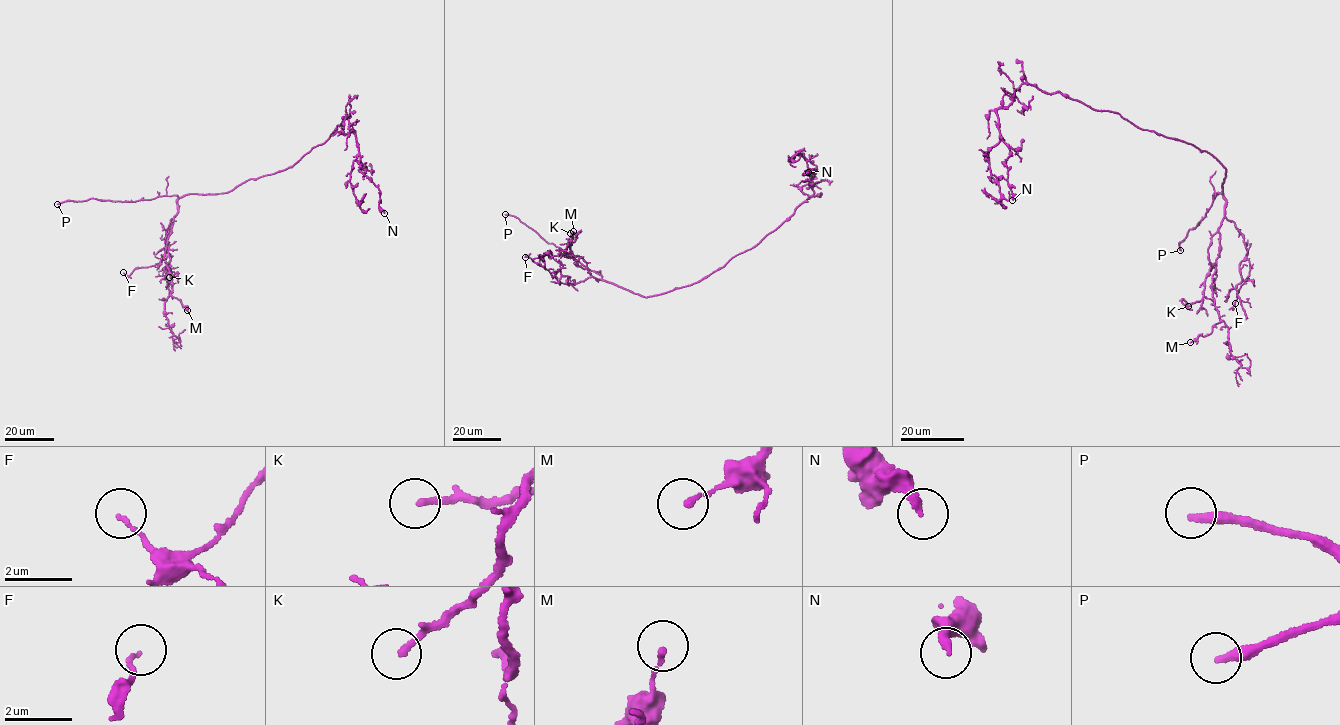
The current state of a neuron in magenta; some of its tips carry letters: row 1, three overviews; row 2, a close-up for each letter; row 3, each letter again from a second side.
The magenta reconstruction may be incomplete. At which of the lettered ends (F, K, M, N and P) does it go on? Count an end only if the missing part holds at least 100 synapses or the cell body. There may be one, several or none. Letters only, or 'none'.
P

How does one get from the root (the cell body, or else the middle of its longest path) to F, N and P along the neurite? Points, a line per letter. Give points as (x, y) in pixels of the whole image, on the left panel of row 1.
F: (274, 173), (225, 193), (180, 197), (166, 231), (164, 259), (129, 275), (123, 272)
N: (274, 173), (325, 142), (349, 115), (360, 170), (380, 191), (378, 206), (384, 213)
P: (274, 173), (246, 180), (225, 193), (180, 197), (163, 195), (127, 202), (90, 198), (57, 204)

